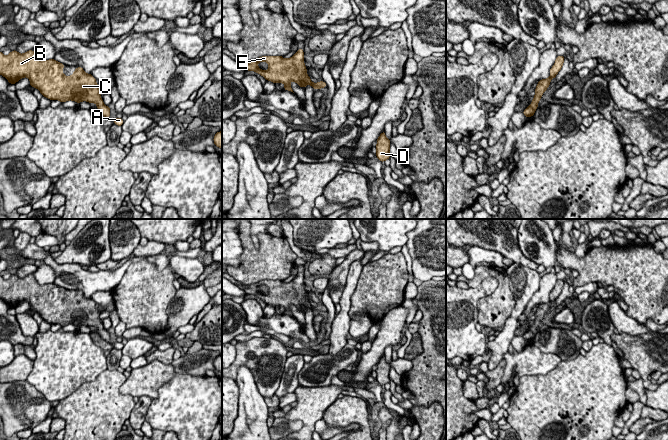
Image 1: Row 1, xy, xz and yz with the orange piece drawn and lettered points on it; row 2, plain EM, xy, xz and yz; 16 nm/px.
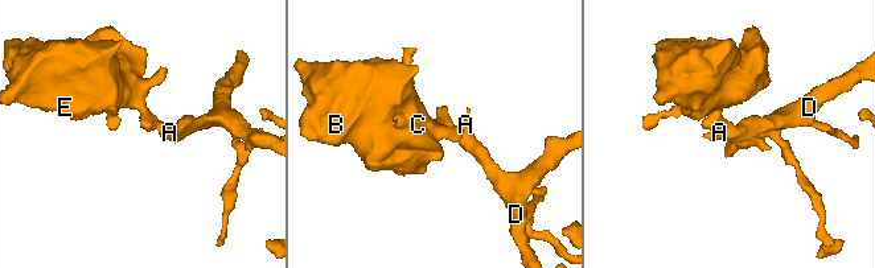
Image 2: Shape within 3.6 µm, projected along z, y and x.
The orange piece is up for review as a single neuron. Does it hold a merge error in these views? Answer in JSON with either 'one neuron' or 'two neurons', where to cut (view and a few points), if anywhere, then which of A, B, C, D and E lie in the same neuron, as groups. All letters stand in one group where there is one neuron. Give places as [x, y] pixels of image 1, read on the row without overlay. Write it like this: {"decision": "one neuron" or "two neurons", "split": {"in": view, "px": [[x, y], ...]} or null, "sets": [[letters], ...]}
{"decision": "one neuron", "split": null, "sets": [["A", "B", "C", "D", "E"]]}

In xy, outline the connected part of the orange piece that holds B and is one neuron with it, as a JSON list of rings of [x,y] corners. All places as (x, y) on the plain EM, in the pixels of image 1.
[[[13,274],[7,280],[0,276],[0,299],[10,308],[28,301],[29,310],[37,312],[46,322],[62,327],[68,324],[96,327],[101,338],[110,342],[110,331],[104,329],[100,320],[103,309],[98,310],[93,299],[86,298],[82,291],[77,291],[69,301],[62,297],[63,292],[65,289],[54,283],[40,285],[33,274],[24,278]]]

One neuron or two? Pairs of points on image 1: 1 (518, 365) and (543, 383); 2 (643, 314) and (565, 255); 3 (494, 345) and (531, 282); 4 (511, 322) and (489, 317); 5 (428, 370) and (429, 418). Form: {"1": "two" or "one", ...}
{"1": "two", "2": "one", "3": "one", "4": "two", "5": "two"}

